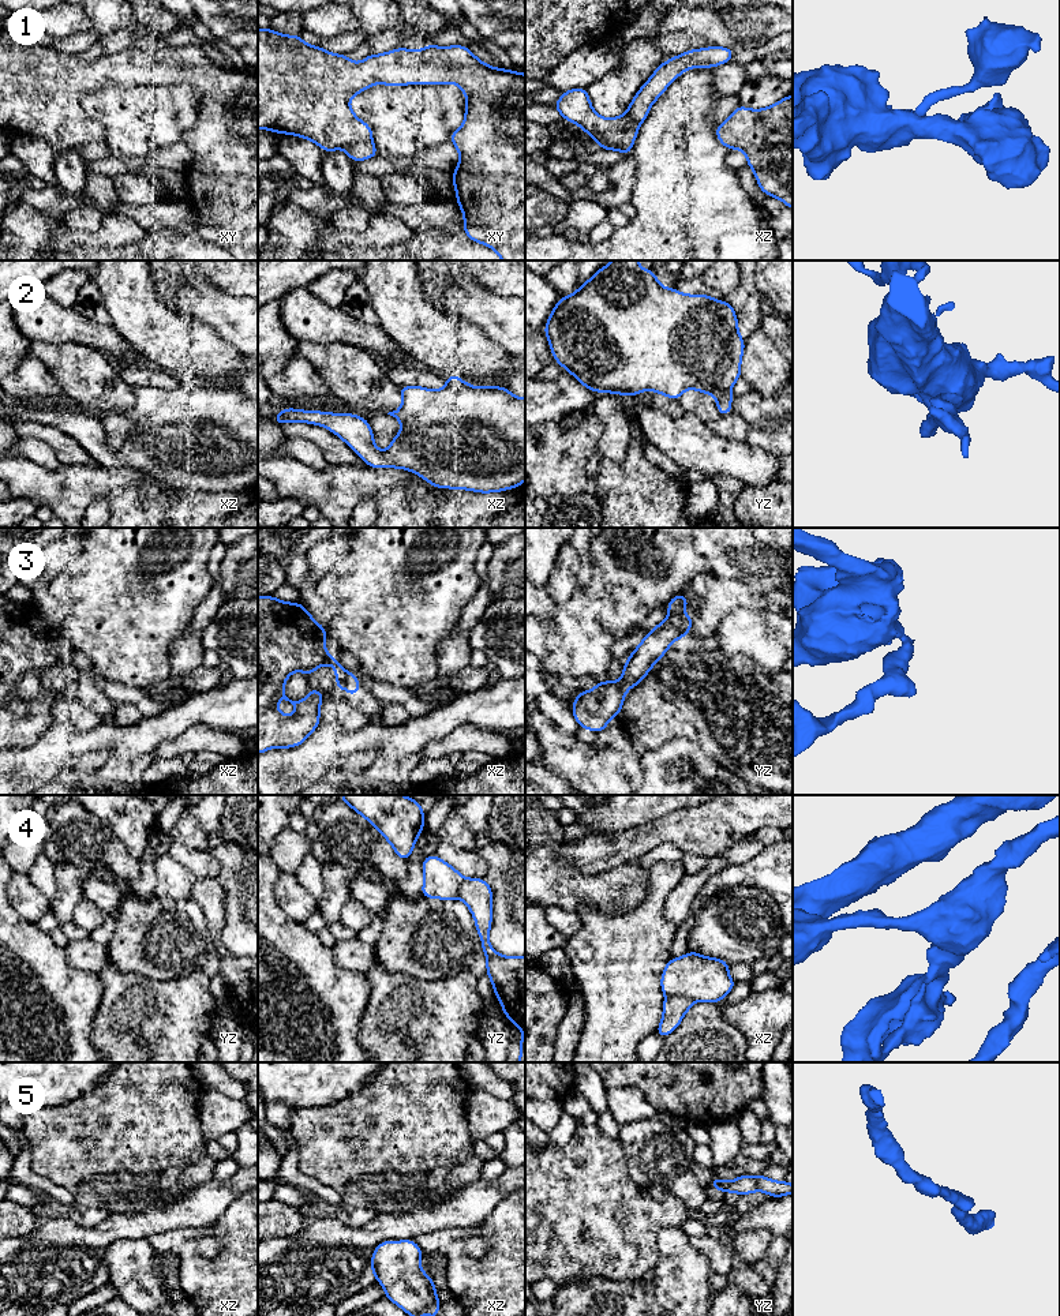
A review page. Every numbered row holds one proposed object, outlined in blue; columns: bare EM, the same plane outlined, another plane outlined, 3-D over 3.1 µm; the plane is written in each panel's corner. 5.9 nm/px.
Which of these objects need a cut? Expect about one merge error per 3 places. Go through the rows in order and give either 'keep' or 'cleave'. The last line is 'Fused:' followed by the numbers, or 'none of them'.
1: cleave
2: keep
3: cleave
4: cleave
5: keep
Fused: 1, 3, 4

